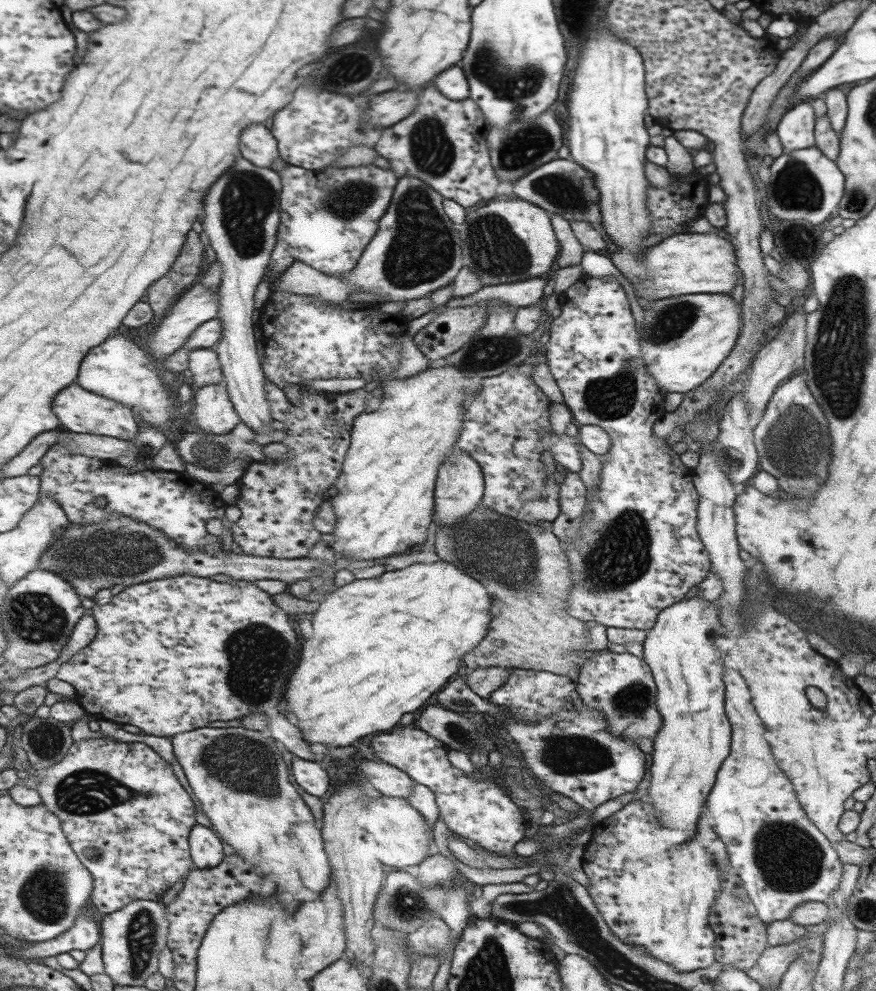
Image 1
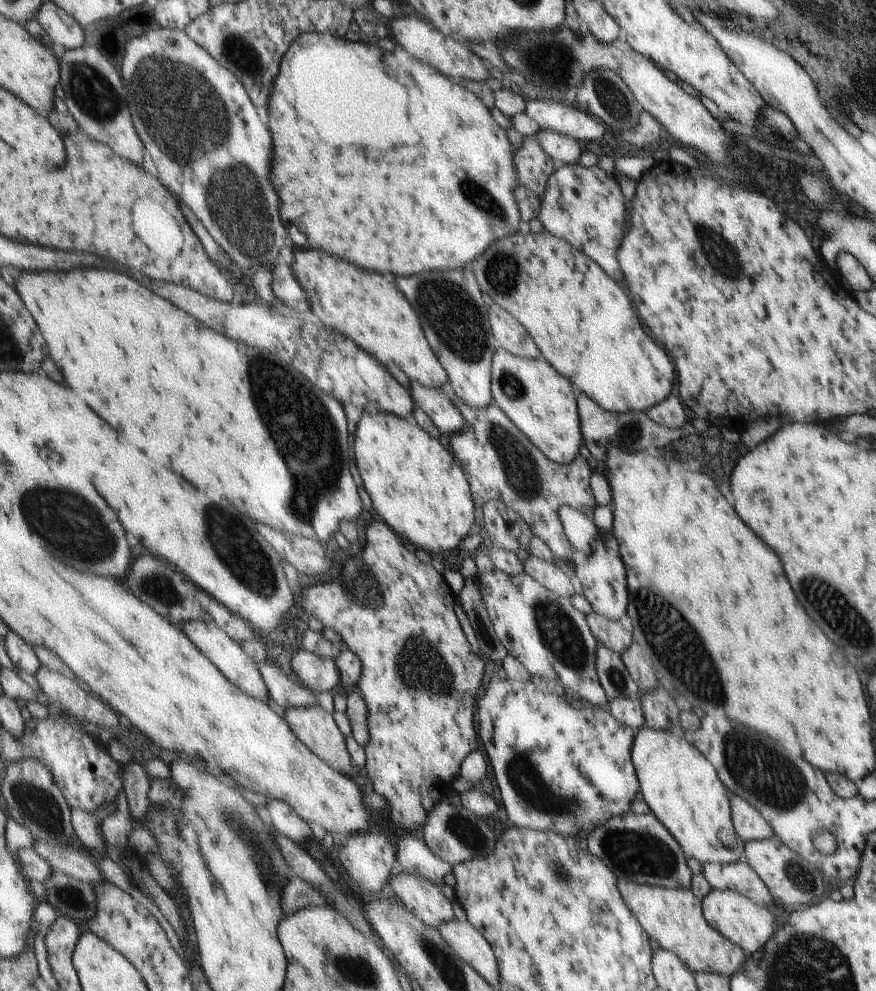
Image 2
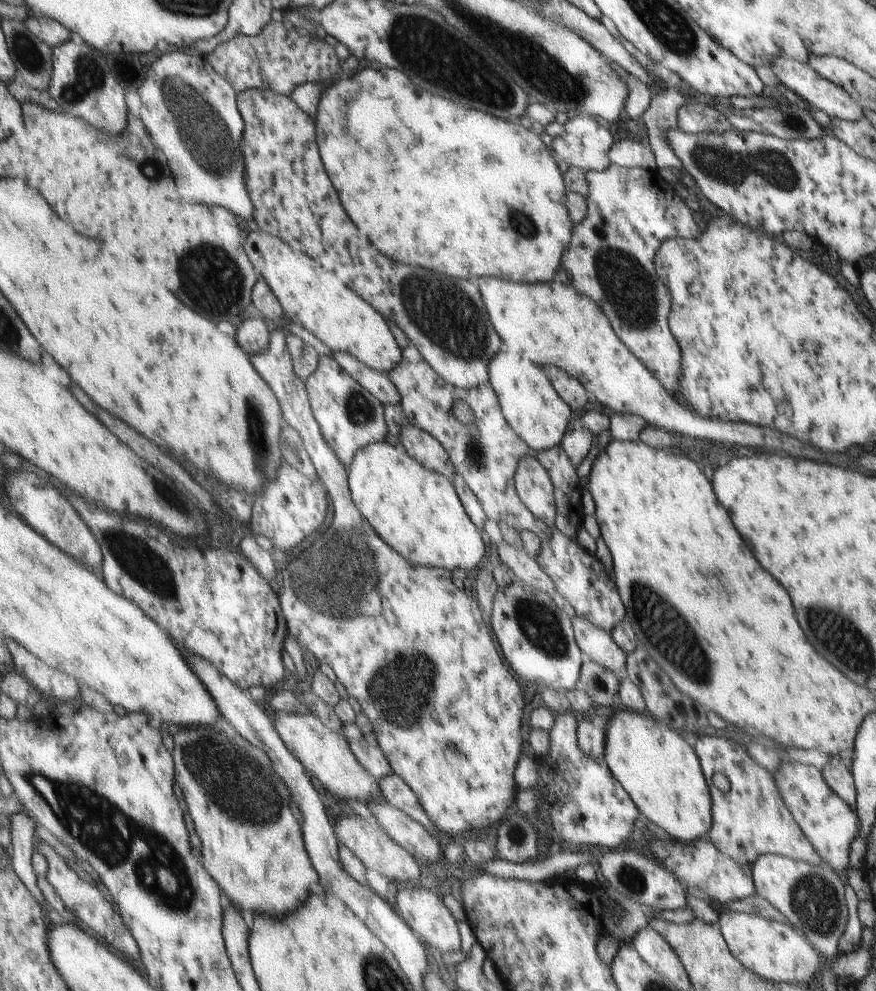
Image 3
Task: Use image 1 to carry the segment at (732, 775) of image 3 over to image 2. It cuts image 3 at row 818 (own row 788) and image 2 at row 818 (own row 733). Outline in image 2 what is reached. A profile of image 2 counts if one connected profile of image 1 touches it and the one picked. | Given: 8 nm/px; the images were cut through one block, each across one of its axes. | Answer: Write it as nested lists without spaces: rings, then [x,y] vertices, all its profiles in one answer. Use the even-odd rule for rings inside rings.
[[[732,794],[731,803],[732,825],[743,842],[771,838],[774,835],[771,826],[763,820],[756,807],[736,794]]]

